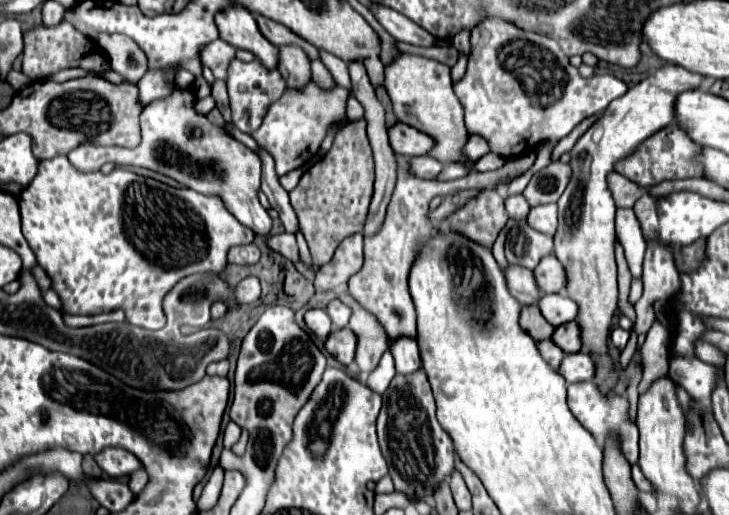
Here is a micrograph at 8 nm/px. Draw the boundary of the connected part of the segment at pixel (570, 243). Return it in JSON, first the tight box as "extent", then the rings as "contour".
{"extent":[554,64,704,392],"contour":[[[666,64],[664,68],[656,70],[654,74],[650,74],[646,80],[642,80],[640,84],[632,86],[624,96],[616,98],[616,102],[612,102],[600,116],[598,122],[594,122],[588,132],[578,138],[578,142],[574,144],[574,148],[570,150],[572,160],[570,160],[570,168],[574,172],[572,182],[568,184],[568,188],[564,190],[564,194],[558,200],[558,230],[554,234],[554,256],[560,260],[560,264],[564,266],[566,272],[566,284],[564,284],[564,294],[568,298],[572,298],[578,304],[578,316],[576,322],[580,326],[580,338],[582,338],[582,350],[586,354],[590,354],[596,362],[596,384],[600,386],[600,390],[608,390],[612,392],[612,388],[618,382],[618,370],[610,358],[608,352],[608,332],[610,332],[610,322],[612,322],[612,314],[618,308],[618,284],[616,284],[616,260],[614,260],[614,242],[616,242],[616,234],[614,234],[614,200],[612,194],[608,190],[606,184],[606,176],[614,170],[614,164],[624,158],[626,154],[632,154],[632,150],[636,150],[636,146],[650,138],[654,132],[662,130],[664,126],[672,124],[676,118],[676,98],[678,94],[686,92],[686,90],[696,90],[700,88],[704,82],[704,76],[700,74],[692,74],[688,70],[684,70],[682,66],[676,64]]]}

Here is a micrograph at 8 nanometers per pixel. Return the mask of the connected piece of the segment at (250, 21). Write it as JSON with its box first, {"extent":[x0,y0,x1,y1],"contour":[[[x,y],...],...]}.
{"extent":[216,6,278,70],"contour":[[[230,6],[216,16],[220,38],[234,48],[252,52],[268,70],[278,66],[278,48],[274,48],[258,30],[254,16],[244,6]]]}

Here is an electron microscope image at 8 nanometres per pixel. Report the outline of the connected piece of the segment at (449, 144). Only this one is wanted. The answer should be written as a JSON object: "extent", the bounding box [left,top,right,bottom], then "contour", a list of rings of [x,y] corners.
{"extent":[384,54,474,170],"contour":[[[400,54],[390,66],[384,68],[384,74],[386,74],[386,92],[390,94],[396,118],[416,130],[422,130],[434,140],[434,146],[428,152],[428,156],[436,158],[440,164],[460,162],[472,170],[474,162],[470,162],[462,152],[470,134],[464,126],[462,106],[452,90],[450,68],[424,56]]]}

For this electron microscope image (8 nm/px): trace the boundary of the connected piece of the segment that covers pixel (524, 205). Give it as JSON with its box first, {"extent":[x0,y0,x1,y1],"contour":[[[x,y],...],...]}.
{"extent":[506,194,530,220],"contour":[[[522,194],[506,198],[506,212],[512,220],[526,220],[528,210],[530,210],[530,206]]]}

